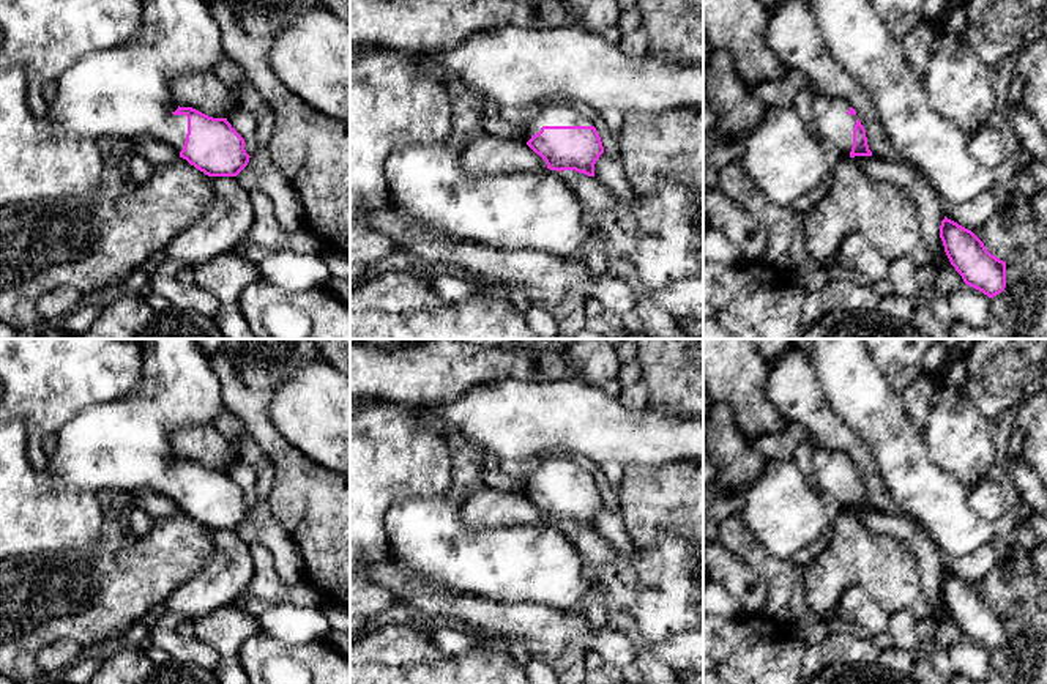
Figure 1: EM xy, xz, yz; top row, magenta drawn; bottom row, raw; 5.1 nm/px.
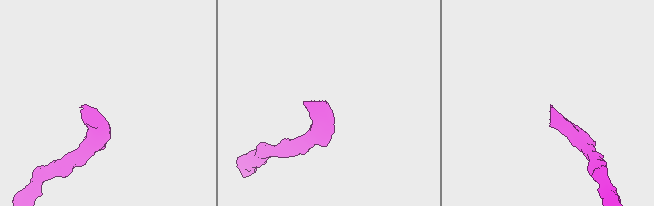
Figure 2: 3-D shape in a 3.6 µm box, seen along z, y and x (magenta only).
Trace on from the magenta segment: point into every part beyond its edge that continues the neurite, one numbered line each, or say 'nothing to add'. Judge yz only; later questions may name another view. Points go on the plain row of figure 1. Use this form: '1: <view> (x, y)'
1: yz (831, 476)

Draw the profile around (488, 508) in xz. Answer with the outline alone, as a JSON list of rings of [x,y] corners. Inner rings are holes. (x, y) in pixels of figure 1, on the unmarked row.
[[[483,487],[460,507],[467,528],[495,528],[511,525],[544,525],[546,514],[527,496]]]

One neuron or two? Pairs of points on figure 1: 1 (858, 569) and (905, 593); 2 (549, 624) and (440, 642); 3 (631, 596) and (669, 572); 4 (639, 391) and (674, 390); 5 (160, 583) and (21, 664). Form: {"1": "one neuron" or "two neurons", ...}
{"1": "one neuron", "2": "two neurons", "3": "one neuron", "4": "two neurons", "5": "one neuron"}

